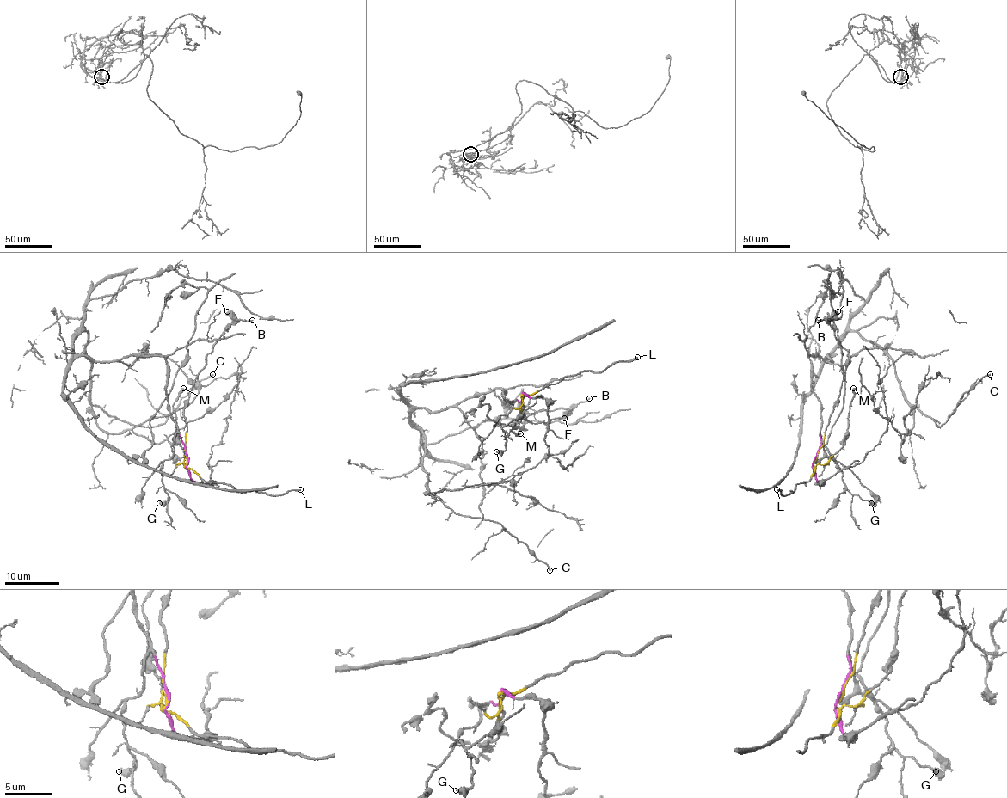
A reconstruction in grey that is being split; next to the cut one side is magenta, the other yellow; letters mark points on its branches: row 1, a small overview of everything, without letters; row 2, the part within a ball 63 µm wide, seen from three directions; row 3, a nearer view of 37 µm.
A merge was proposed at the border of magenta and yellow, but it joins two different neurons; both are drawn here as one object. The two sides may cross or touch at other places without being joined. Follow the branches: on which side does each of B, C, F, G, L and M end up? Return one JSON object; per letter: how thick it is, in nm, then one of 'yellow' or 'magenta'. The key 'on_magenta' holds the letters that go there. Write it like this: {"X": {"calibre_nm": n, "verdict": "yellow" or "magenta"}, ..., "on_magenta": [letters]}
{"B": {"calibre_nm": 160, "verdict": "yellow"}, "C": {"calibre_nm": 190, "verdict": "magenta"}, "F": {"calibre_nm": 400, "verdict": "yellow"}, "G": {"calibre_nm": 320, "verdict": "magenta"}, "L": {"calibre_nm": 220, "verdict": "yellow"}, "M": {"calibre_nm": 400, "verdict": "yellow"}, "on_magenta": ["C", "G"]}

